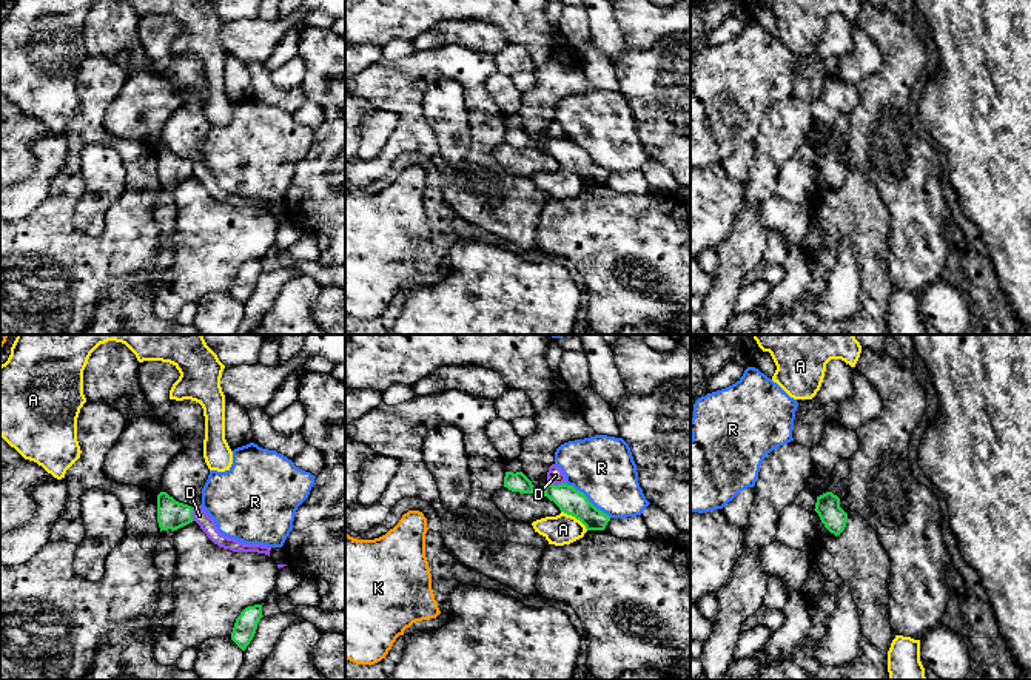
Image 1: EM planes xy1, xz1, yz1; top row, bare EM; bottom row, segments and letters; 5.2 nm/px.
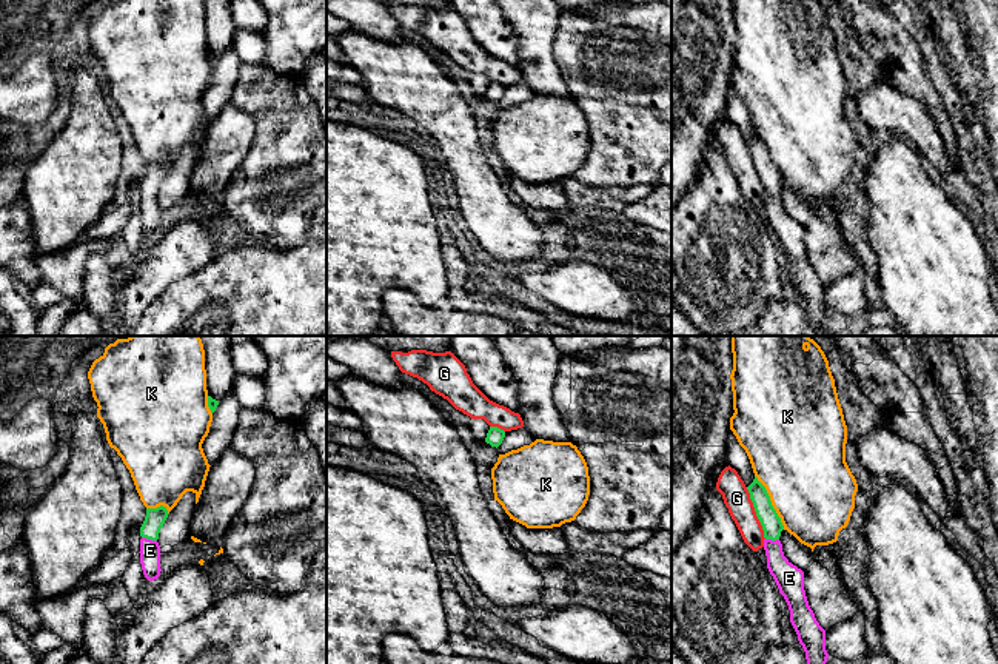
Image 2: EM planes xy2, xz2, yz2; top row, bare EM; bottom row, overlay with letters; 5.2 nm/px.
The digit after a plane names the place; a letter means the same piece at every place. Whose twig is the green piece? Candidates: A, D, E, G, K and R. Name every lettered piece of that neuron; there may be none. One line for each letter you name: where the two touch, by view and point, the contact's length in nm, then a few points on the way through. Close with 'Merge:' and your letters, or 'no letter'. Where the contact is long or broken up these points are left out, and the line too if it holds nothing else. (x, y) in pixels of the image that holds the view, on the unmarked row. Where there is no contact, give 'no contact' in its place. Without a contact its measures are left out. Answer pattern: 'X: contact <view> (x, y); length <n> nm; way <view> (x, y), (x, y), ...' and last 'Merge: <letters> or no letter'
E: contact xy2 (150, 193); length 80 nm; way xy2 (154, 174), (150, 193), (150, 205)
Merge: E

